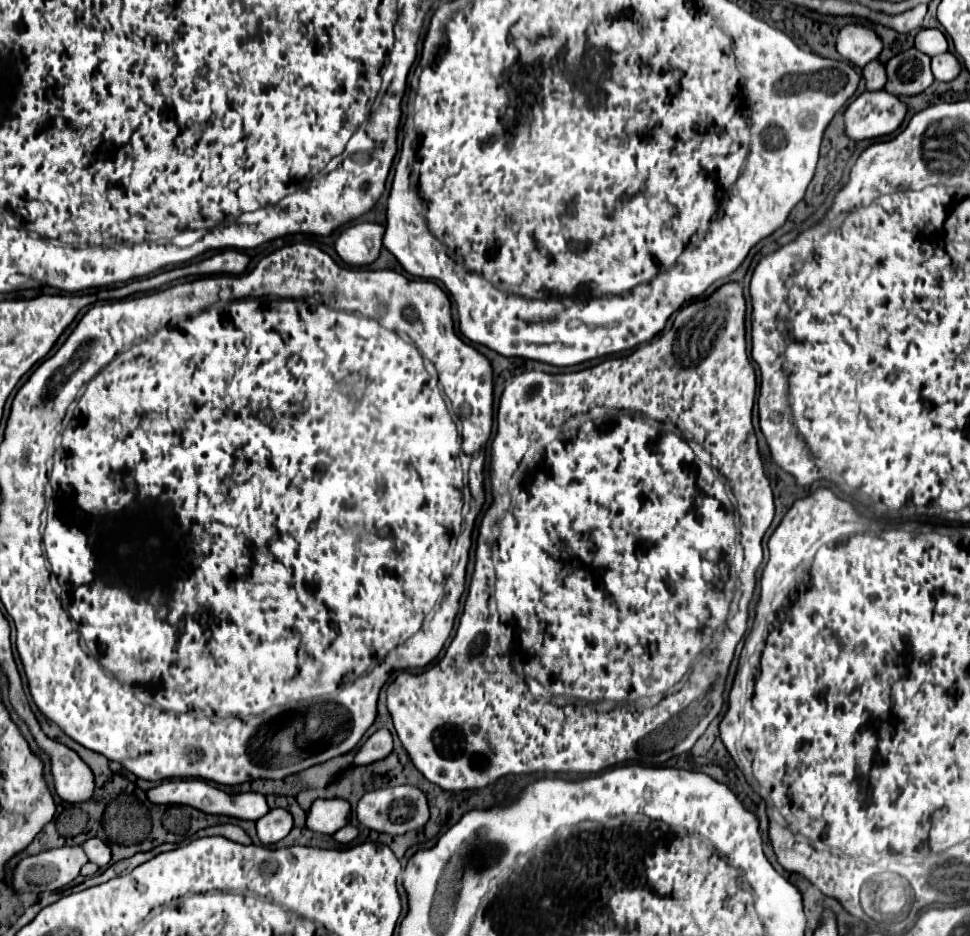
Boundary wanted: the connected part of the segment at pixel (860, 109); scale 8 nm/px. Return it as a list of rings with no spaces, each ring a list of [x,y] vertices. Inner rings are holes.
[[[886,90],[860,94],[844,112],[846,134],[852,140],[866,140],[892,134],[906,118],[906,104]]]

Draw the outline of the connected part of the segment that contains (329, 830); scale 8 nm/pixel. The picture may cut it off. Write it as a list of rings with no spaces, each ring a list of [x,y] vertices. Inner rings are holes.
[[[334,798],[334,800],[316,800],[308,810],[306,826],[312,832],[320,834],[334,834],[350,820],[350,804]]]

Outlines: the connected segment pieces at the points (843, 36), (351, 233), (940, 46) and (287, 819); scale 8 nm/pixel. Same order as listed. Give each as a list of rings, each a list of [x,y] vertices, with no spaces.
[[[848,24],[838,32],[836,50],[856,66],[866,66],[882,52],[882,40],[878,34],[862,24]]]
[[[362,222],[346,228],[336,240],[338,256],[350,266],[368,266],[380,256],[384,226]]]
[[[922,28],[916,34],[916,48],[930,54],[930,56],[936,56],[936,54],[942,54],[948,50],[948,40],[940,30]]]
[[[274,808],[270,810],[264,818],[260,818],[256,822],[258,828],[258,836],[262,840],[262,844],[276,844],[278,840],[286,838],[292,830],[292,814],[284,808]]]

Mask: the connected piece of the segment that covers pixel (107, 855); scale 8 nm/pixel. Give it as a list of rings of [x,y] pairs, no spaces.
[[[90,838],[90,840],[86,840],[82,846],[84,846],[84,852],[88,854],[90,862],[98,864],[100,868],[106,868],[106,866],[110,864],[112,850],[110,850],[110,846],[108,846],[104,840],[100,840],[100,838]]]

